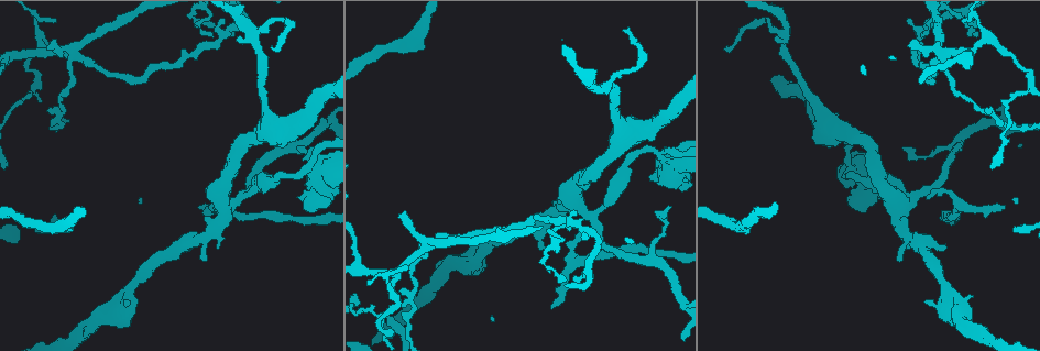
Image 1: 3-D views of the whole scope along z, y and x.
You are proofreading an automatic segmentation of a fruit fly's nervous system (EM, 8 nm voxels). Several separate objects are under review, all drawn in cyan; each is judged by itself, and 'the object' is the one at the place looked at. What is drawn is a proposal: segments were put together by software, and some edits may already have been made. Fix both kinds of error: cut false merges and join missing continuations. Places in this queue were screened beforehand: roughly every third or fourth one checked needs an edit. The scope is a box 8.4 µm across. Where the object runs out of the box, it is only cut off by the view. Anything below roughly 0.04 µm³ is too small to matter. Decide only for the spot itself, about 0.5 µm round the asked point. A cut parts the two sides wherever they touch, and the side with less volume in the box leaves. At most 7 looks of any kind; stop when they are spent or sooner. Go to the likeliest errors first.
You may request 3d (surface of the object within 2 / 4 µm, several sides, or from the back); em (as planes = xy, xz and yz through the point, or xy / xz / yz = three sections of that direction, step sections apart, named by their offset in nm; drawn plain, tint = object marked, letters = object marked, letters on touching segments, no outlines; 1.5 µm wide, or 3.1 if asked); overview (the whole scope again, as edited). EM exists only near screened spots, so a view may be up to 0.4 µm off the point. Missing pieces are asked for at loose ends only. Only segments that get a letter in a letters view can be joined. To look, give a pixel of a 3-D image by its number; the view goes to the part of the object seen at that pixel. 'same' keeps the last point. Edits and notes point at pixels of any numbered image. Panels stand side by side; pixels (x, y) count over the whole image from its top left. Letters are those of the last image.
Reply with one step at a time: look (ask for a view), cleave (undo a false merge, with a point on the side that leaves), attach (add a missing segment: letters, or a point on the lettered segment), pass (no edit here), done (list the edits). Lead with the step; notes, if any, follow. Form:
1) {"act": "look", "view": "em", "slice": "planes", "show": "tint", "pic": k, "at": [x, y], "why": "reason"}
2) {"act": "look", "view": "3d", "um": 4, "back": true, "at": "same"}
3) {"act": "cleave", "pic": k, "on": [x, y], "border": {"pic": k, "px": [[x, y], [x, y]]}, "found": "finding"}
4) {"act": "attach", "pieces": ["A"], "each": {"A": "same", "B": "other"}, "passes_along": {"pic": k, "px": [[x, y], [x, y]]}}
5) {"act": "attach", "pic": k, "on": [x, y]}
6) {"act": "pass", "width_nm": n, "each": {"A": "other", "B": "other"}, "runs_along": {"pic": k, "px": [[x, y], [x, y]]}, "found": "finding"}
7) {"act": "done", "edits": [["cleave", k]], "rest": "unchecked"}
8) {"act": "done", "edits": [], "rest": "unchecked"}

{"act": "look", "view": "3d", "um": 2, "pic": 1, "at": [202, 205], "why": "tapers out"}

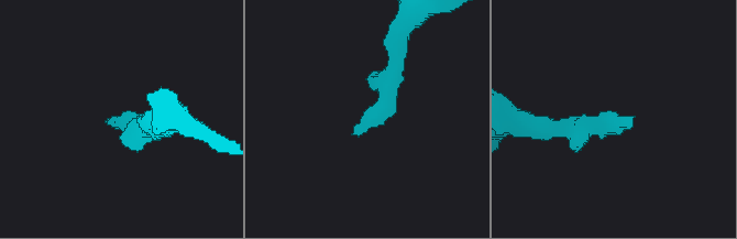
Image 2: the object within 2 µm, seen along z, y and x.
{"act": "look", "view": "em", "slice": "planes", "show": "letters", "pic": 2, "at": [112, 118], "why": "now the EM"}

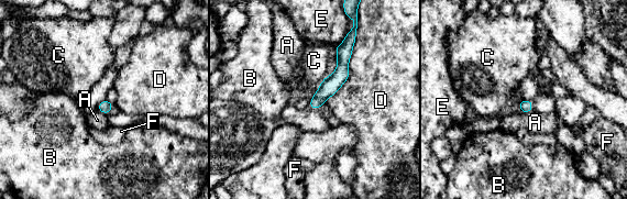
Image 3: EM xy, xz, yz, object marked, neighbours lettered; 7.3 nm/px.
{"act": "pass", "width_nm": 90, "each": {"A": "other", "B": "other", "C": "other", "D": "other", "E": "other", "F": "other"}, "border": {"pic": 3, "px": [[519, 110], [531, 112]]}, "found": "no lettered segment goes on from it"}

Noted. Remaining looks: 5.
{"act": "look", "view": "em", "slice": "planes", "show": "tint", "pic": 1, "at": [37, 74], "why": "sharp bend"}

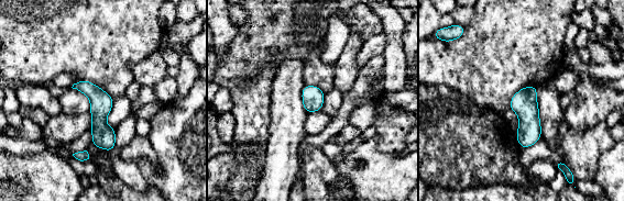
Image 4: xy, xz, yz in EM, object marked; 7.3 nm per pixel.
{"act": "look", "view": "em", "slice": "planes", "show": "letters", "at": "same", "why": "see the neighbours"}

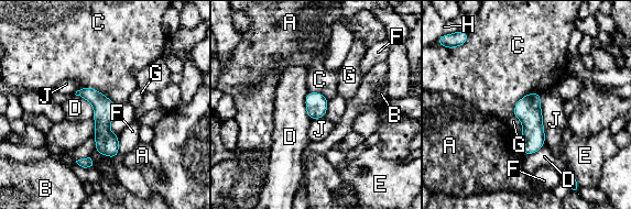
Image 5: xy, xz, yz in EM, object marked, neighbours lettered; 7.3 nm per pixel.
{"act": "pass", "width_nm": 160, "each": {"A": "other", "B": "other", "C": "other", "D": "other", "E": "other", "F": "other", "G": "other", "H": "other", "J": "other"}, "runs_along": {"pic": 5, "px": [[85, 89], [102, 107], [112, 154]]}, "found": "all the same cell"}

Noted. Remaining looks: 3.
{"act": "done", "edits": [], "rest": "unchecked"}

